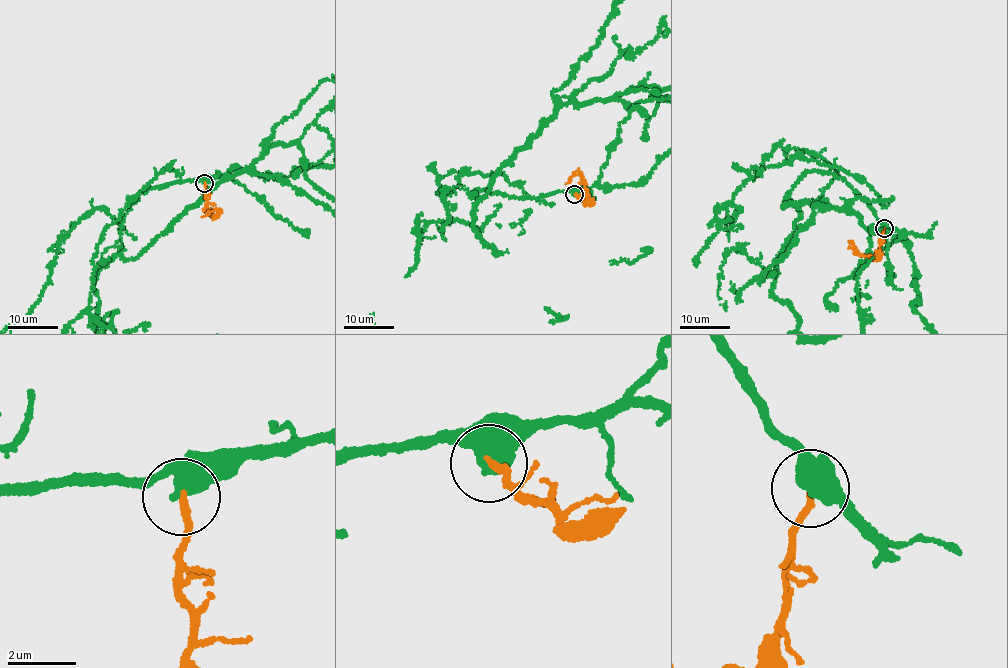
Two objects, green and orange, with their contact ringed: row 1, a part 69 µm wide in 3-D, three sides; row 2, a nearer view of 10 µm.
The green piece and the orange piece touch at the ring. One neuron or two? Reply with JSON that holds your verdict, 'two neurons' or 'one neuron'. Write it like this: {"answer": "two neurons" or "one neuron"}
{"answer": "two neurons"}

